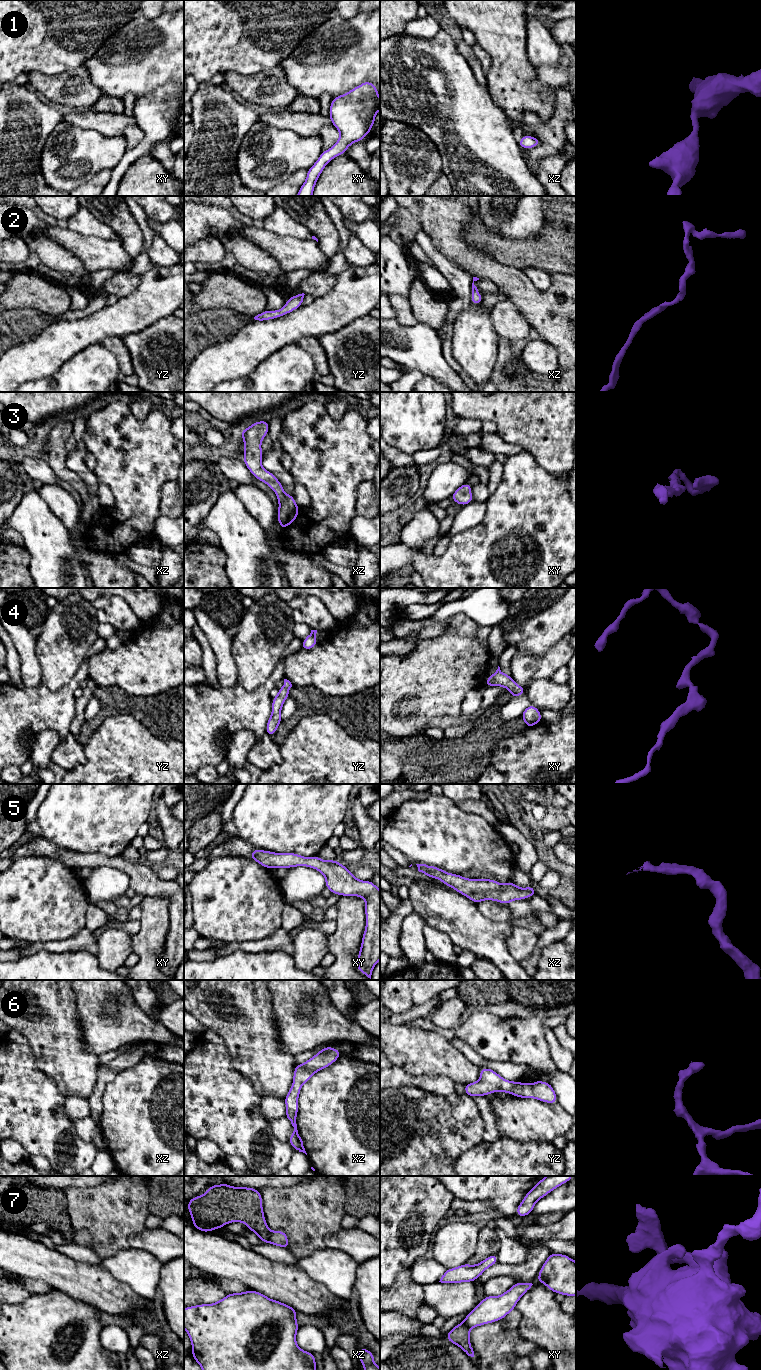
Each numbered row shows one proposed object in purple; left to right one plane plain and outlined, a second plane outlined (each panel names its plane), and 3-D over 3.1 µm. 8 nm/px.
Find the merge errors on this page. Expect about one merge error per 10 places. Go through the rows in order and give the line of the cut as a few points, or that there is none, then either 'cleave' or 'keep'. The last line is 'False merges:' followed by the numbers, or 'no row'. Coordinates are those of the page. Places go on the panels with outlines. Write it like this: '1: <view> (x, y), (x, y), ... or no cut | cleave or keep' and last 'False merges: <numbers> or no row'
1: no cut | keep
2: no cut | keep
3: no cut | keep
4: no cut | keep
5: no cut | keep
6: no cut | keep
7: xz (271, 1231), (268, 1242) | cleave
False merges: 7

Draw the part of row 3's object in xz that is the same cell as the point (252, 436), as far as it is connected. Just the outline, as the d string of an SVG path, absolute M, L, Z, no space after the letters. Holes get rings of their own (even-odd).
M255 421L250 427L240 430L244 442L243 462L250 470L253 477L265 482L275 493L279 501L277 520L280 529L285 529L292 524L299 515L298 508L293 495L287 495L284 488L274 474L264 469L261 465L263 438L269 433L269 422Z

